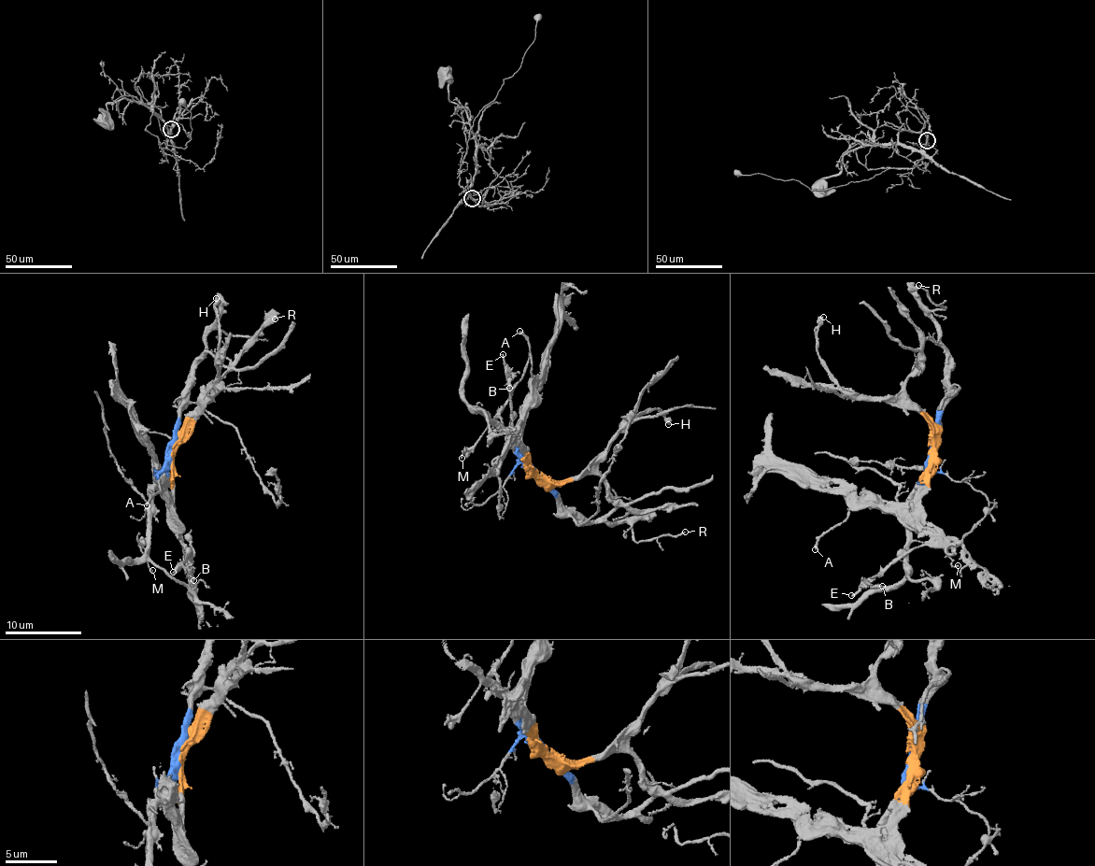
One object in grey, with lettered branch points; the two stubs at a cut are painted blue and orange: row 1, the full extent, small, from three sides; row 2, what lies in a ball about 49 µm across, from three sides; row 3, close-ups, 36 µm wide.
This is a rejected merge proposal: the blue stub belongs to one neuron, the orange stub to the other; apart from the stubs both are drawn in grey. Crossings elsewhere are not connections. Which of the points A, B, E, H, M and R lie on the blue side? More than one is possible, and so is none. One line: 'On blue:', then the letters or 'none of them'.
On blue: M, R

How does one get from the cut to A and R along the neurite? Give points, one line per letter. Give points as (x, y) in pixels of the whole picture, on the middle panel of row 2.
A: (537, 475), (520, 460), (532, 353), (527, 340), (519, 332)
R: (537, 475), (549, 484), (564, 507), (580, 519), (614, 525), (624, 520), (632, 536), (643, 541), (685, 531)

